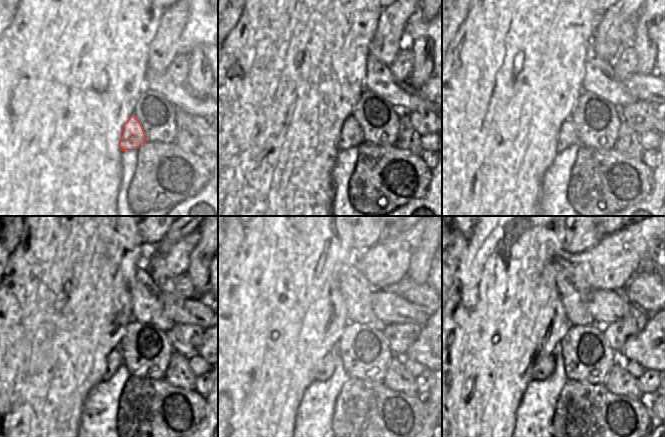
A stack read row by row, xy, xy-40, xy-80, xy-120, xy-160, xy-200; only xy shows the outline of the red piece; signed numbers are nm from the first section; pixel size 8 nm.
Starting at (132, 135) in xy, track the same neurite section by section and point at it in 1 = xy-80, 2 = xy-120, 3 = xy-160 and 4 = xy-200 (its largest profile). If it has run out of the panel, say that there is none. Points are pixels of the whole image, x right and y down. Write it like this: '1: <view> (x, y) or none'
1: xy-80 (567, 133)
2: xy-120 (114, 360)
3: xy-160 (323, 371)
4: xy-200 (542, 368)

